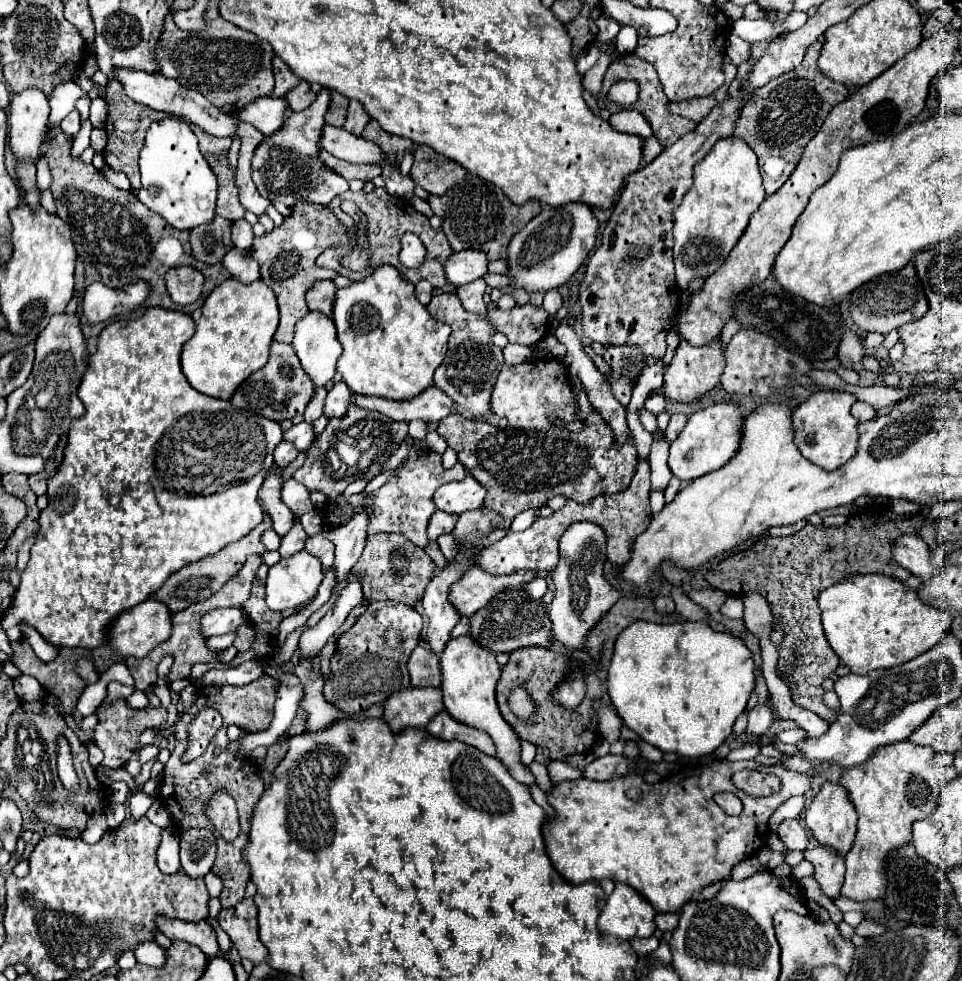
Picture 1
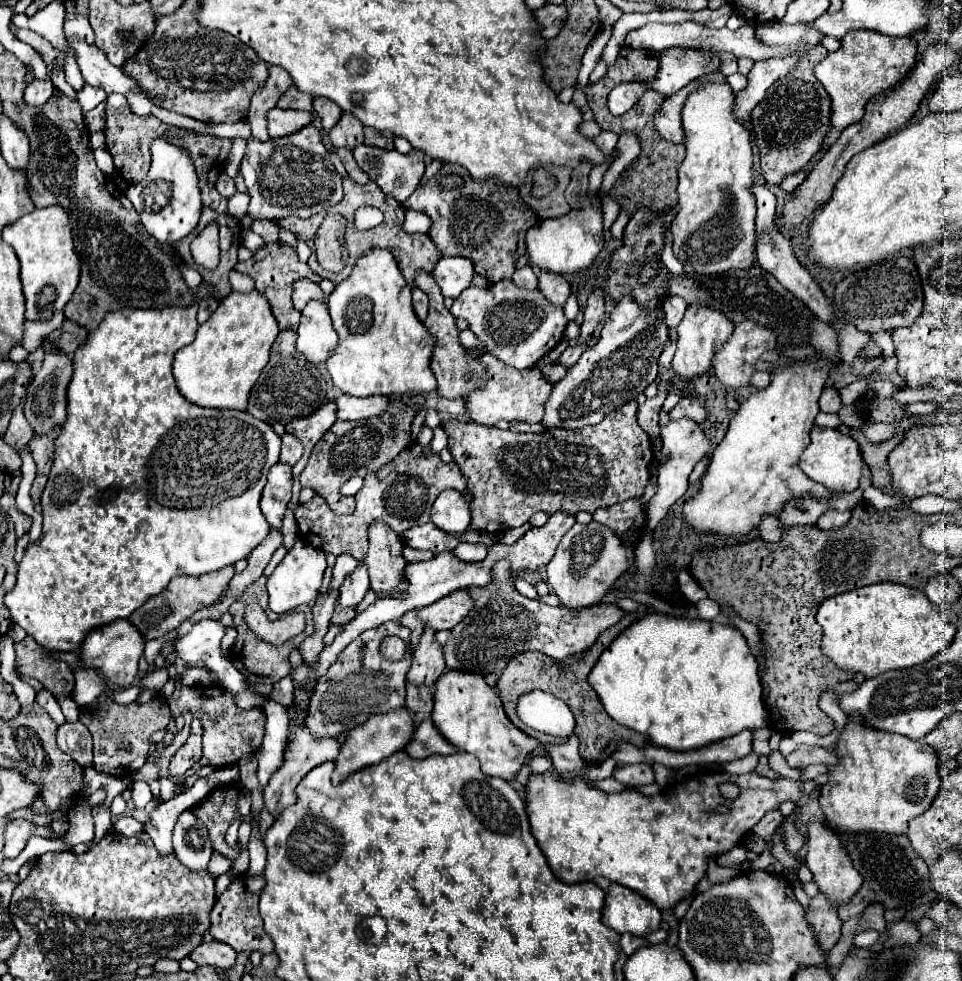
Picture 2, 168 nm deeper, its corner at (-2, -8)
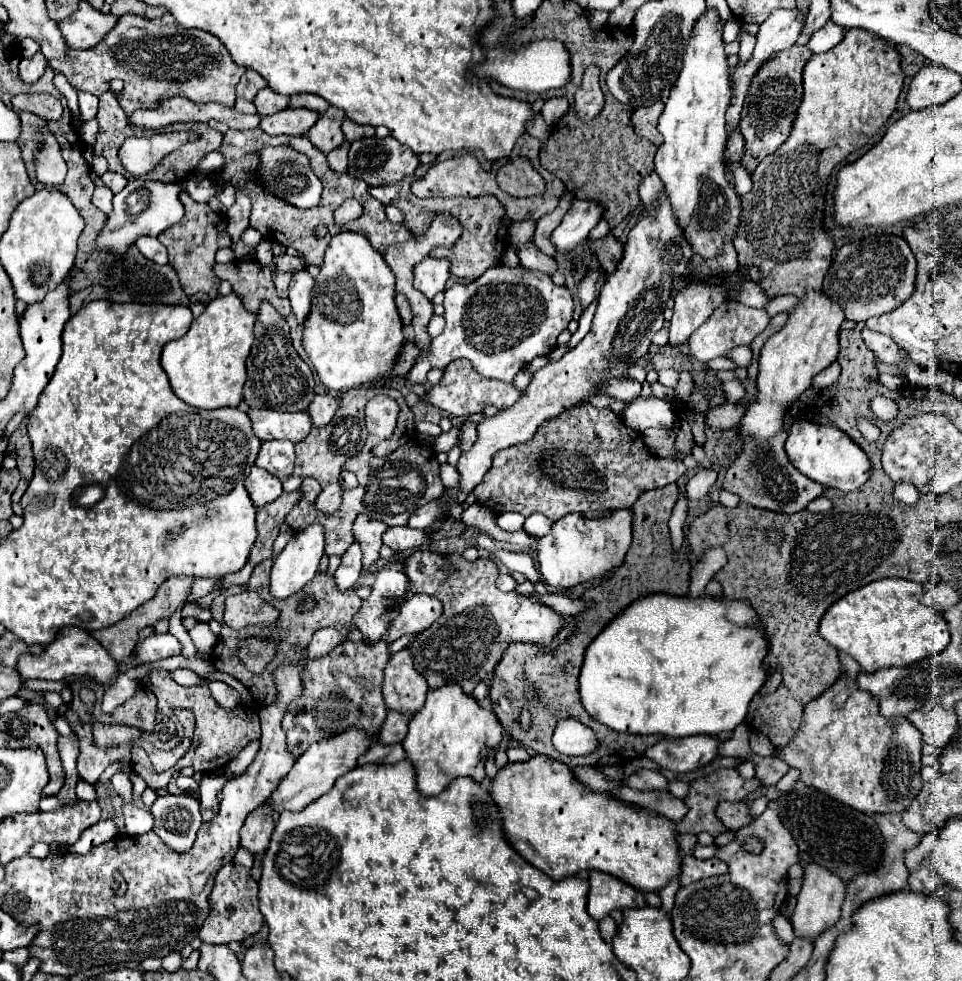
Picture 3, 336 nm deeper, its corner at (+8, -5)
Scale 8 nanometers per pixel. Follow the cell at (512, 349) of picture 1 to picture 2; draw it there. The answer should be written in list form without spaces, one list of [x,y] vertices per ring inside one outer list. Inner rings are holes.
[[[469,329],[459,331],[458,338],[464,347],[478,348],[482,351],[481,355],[487,353],[483,343]]]

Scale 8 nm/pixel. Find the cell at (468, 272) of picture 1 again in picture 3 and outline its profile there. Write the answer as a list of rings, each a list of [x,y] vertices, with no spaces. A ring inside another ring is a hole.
[[[430,256],[424,258],[414,266],[414,288],[420,290],[428,300],[432,300],[436,292],[442,292],[446,288],[446,282],[450,278],[448,270],[450,262],[434,260]]]

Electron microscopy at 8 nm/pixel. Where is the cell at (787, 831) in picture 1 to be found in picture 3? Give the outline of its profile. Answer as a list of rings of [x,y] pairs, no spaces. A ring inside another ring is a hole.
[[[720,802],[718,808],[716,808],[716,816],[732,832],[750,824],[746,802]]]

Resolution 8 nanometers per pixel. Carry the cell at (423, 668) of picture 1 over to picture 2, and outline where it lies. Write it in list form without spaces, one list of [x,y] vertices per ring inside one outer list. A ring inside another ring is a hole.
[[[408,685],[406,705],[408,705],[408,709],[412,709],[416,713],[416,725],[418,725],[432,713],[434,691],[428,689],[426,685]]]

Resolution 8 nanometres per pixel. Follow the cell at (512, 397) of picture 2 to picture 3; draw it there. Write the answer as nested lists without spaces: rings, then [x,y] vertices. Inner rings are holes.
[[[454,360],[450,362],[450,366],[446,366],[444,370],[444,378],[426,390],[424,400],[434,404],[436,408],[440,408],[442,412],[450,414],[450,416],[472,416],[472,414],[480,414],[484,410],[484,406],[494,404],[496,408],[508,408],[512,406],[518,398],[522,396],[520,390],[516,390],[510,382],[500,382],[500,380],[492,380],[492,378],[482,378],[482,374],[478,374],[470,362],[466,360]]]

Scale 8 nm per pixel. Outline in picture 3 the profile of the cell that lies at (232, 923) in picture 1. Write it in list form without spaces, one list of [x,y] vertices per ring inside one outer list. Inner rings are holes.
[[[226,864],[215,876],[214,888],[210,895],[212,910],[204,920],[198,936],[208,944],[228,944],[232,940],[242,942],[248,936],[256,934],[264,922],[258,908],[258,884],[250,876],[250,870],[242,864]]]

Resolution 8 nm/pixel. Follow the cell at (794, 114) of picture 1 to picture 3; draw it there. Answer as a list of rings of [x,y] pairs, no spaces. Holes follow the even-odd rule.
[[[792,46],[790,50],[782,50],[774,60],[768,60],[754,76],[740,120],[740,132],[746,140],[746,154],[742,156],[742,166],[746,166],[746,170],[752,172],[758,162],[788,138],[794,112],[802,102],[802,68],[810,56],[812,52],[806,46]]]

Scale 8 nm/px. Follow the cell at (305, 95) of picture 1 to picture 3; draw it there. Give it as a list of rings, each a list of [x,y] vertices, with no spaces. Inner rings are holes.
[[[268,86],[262,88],[258,92],[258,96],[254,98],[254,106],[256,106],[256,110],[258,110],[260,116],[264,116],[264,114],[276,114],[276,112],[288,108],[288,102],[290,102],[288,96],[274,94],[274,90],[270,90]]]

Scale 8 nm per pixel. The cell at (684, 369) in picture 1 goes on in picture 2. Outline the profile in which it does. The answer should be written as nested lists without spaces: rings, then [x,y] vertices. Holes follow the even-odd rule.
[[[690,305],[686,309],[680,325],[676,327],[678,347],[676,347],[676,355],[672,361],[674,373],[682,379],[694,379],[694,377],[708,373],[712,369],[712,357],[716,355],[716,349],[720,349],[720,345],[724,345],[724,341],[728,341],[728,337],[732,335],[732,329],[734,329],[734,325],[720,311]]]

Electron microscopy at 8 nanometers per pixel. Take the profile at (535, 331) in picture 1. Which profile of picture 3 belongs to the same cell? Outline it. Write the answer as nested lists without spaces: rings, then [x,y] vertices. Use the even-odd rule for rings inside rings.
[[[498,264],[490,270],[486,270],[478,280],[472,280],[468,284],[458,282],[452,288],[448,288],[444,298],[444,330],[440,336],[432,338],[430,352],[418,358],[414,368],[408,374],[410,382],[424,384],[426,374],[430,368],[446,368],[452,360],[466,358],[472,362],[474,370],[478,370],[486,378],[496,378],[504,382],[512,382],[514,376],[524,370],[536,356],[546,356],[556,348],[556,338],[562,330],[566,330],[568,322],[572,320],[574,312],[574,300],[566,286],[556,286],[548,274],[538,274],[538,270],[526,270],[524,266],[508,268],[504,264]]]

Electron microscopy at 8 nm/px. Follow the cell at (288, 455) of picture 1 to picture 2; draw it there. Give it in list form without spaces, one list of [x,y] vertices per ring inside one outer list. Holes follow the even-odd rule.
[[[276,463],[268,473],[268,483],[262,491],[260,509],[274,529],[282,529],[282,519],[286,513],[286,505],[292,497],[292,467],[284,463]]]

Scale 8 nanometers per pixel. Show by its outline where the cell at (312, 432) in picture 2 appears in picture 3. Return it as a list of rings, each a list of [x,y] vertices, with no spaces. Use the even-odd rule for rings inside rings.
[[[250,408],[248,410],[254,436],[262,442],[272,438],[282,438],[290,442],[300,442],[310,432],[310,416],[306,412],[276,412],[266,408]]]

